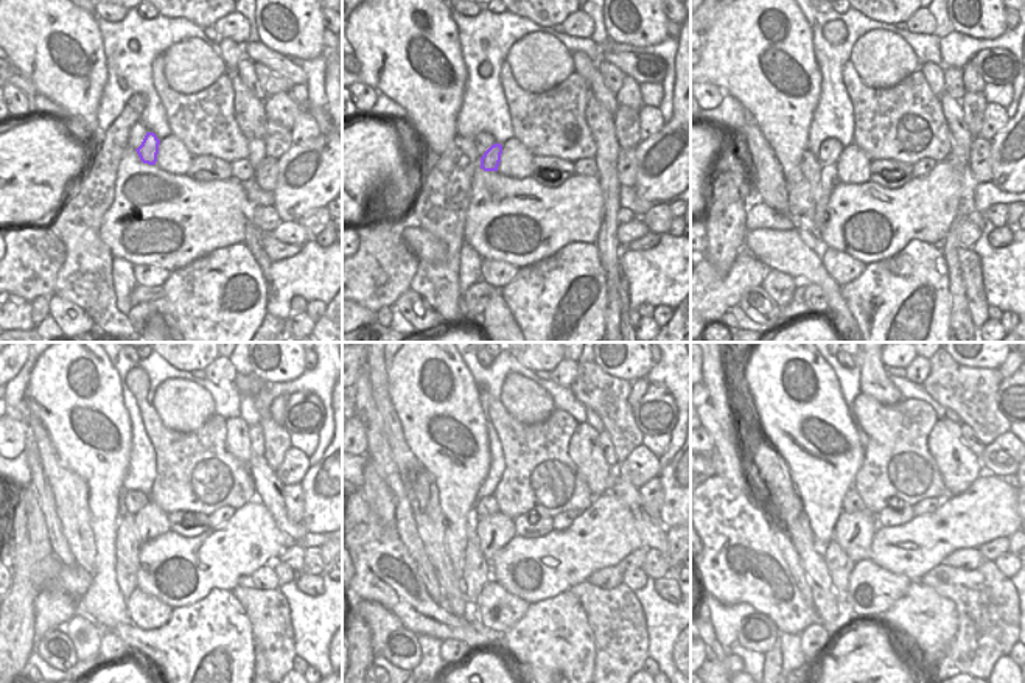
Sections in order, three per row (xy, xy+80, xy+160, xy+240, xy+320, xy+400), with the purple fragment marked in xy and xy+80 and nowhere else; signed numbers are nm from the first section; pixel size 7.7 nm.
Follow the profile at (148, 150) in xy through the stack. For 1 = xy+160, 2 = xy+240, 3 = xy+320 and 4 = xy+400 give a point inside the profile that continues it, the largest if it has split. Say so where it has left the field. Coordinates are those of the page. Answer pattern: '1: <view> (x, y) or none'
1: xy+160 (829, 179)
2: xy+240 (129, 537)
3: xy+320 (481, 548)
4: xy+400 (839, 565)

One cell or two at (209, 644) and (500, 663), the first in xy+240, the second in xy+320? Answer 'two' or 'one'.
two

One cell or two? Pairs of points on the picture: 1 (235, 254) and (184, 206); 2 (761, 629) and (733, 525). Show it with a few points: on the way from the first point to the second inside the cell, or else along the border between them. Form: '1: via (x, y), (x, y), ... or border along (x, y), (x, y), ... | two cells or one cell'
1: border along (241, 241), (220, 246), (195, 260) | two cells
2: border along (756, 612), (767, 616), (780, 633) | two cells

